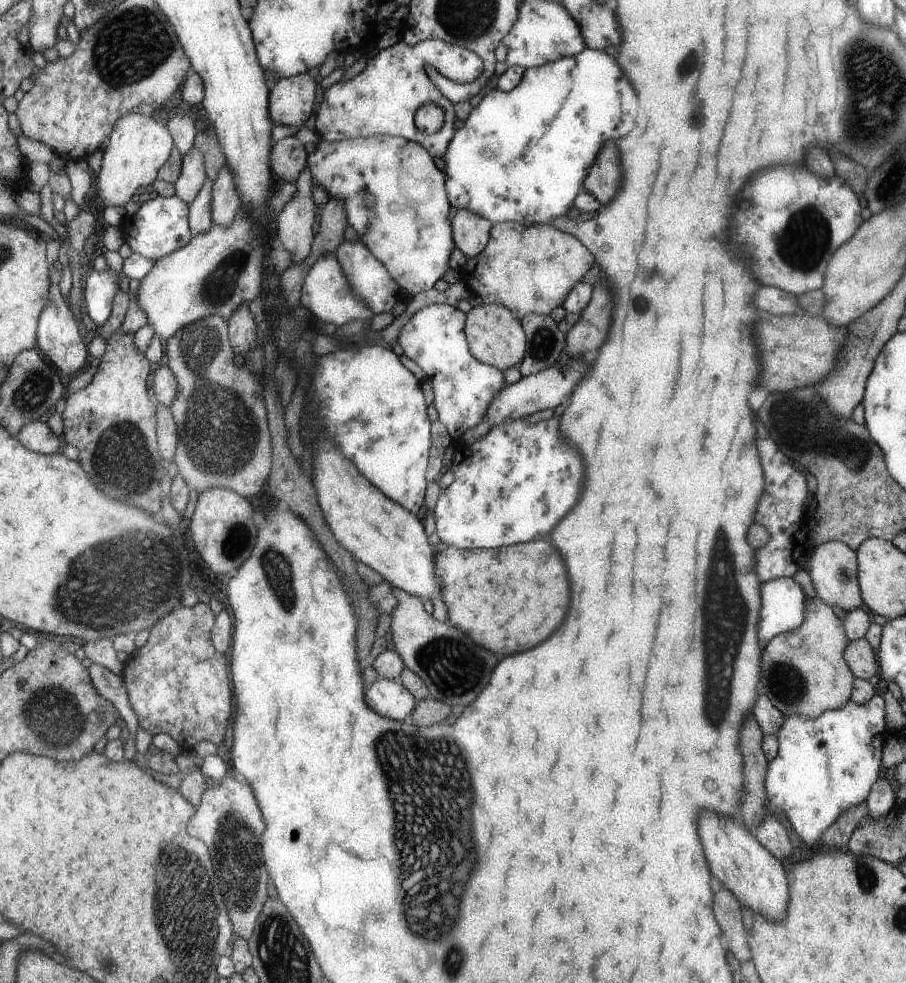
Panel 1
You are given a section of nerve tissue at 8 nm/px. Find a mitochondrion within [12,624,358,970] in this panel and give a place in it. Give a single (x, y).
(55, 710)

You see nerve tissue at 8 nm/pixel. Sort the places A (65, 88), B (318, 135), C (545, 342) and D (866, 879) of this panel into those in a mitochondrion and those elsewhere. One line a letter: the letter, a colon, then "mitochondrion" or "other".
A: other
B: other
C: mitochondrion
D: mitochondrion

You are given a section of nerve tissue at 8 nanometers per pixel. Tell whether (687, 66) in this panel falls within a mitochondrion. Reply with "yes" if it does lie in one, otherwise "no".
no

